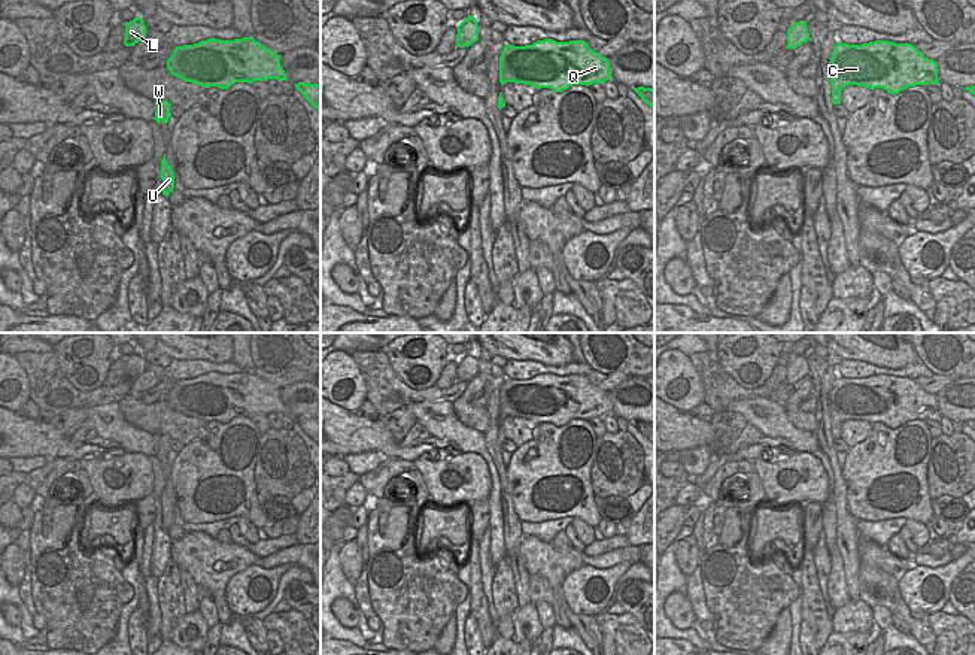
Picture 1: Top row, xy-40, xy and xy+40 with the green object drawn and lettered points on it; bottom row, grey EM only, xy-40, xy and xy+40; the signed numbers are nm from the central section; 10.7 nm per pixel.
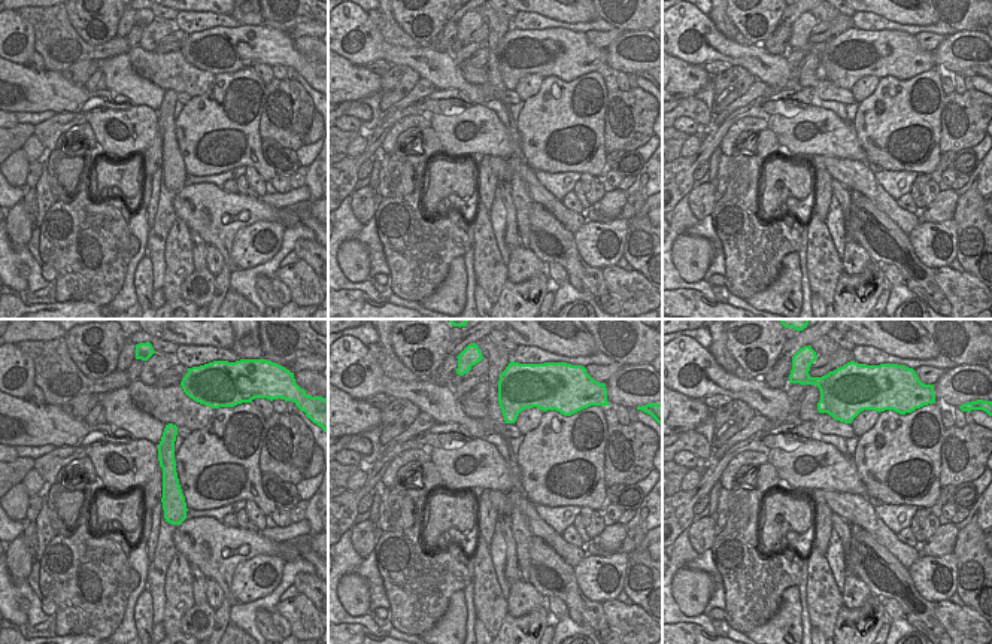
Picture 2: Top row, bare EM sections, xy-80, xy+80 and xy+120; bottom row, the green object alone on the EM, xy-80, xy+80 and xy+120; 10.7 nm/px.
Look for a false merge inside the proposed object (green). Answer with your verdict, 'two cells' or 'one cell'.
one cell

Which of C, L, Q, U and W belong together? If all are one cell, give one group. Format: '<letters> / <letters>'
C L Q U W

